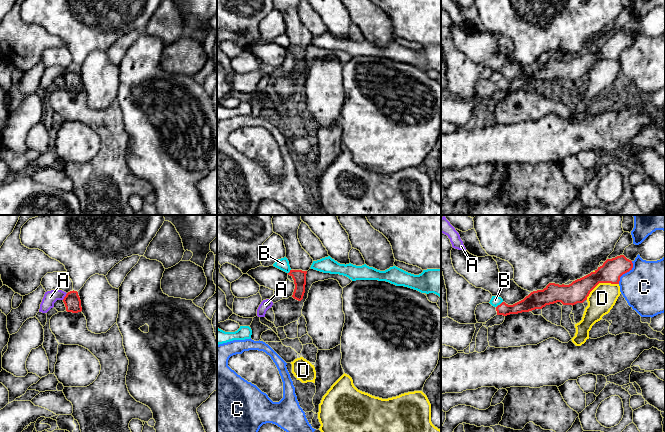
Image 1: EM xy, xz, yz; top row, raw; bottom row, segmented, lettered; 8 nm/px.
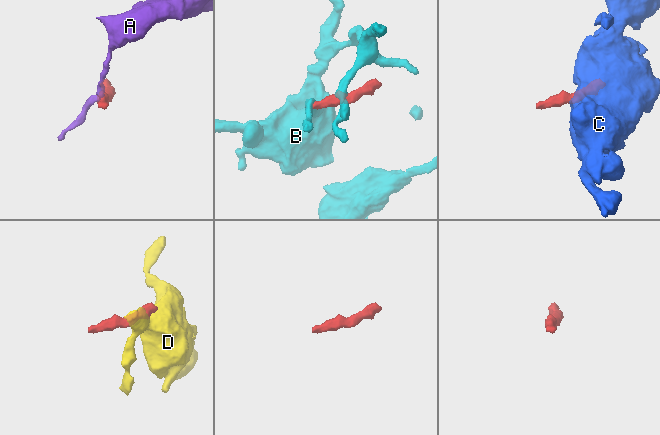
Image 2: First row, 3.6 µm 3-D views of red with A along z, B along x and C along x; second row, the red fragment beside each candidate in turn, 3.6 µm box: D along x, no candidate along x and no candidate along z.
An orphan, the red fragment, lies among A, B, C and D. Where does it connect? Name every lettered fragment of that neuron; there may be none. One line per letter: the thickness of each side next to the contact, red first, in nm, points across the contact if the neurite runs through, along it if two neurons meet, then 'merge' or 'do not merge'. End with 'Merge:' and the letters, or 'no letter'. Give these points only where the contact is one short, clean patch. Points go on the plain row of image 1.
A: 130/110 nm | along xy (67, 69), (62, 75) | do not merge
B: 130/80 nm | along yz (502, 77), (496, 83) | do not merge
C: 180/440 nm | along yz (632, 37), (632, 43), (620, 53), (618, 59) | do not merge
D: 180/220 nm | along yz (618, 59), (599, 59), (586, 75) | do not merge
Merge: no letter

